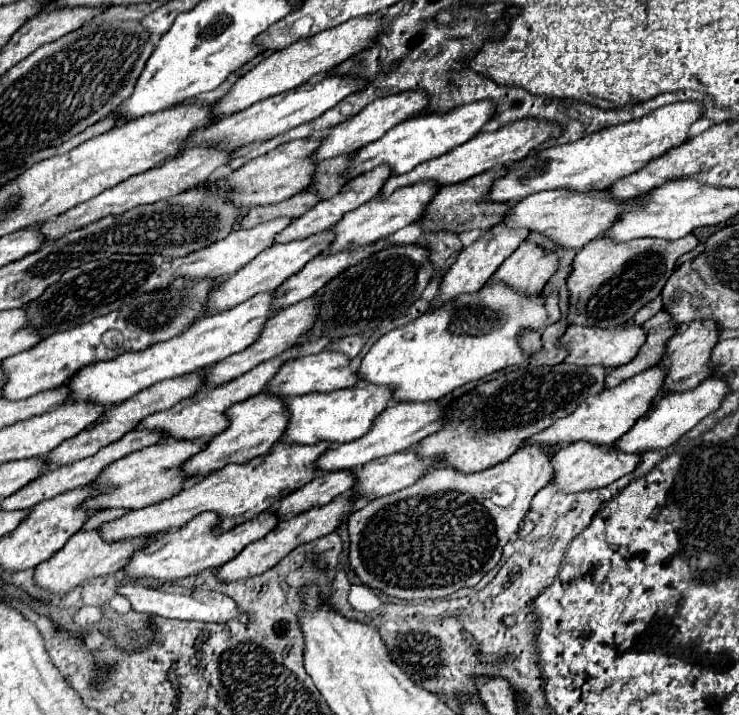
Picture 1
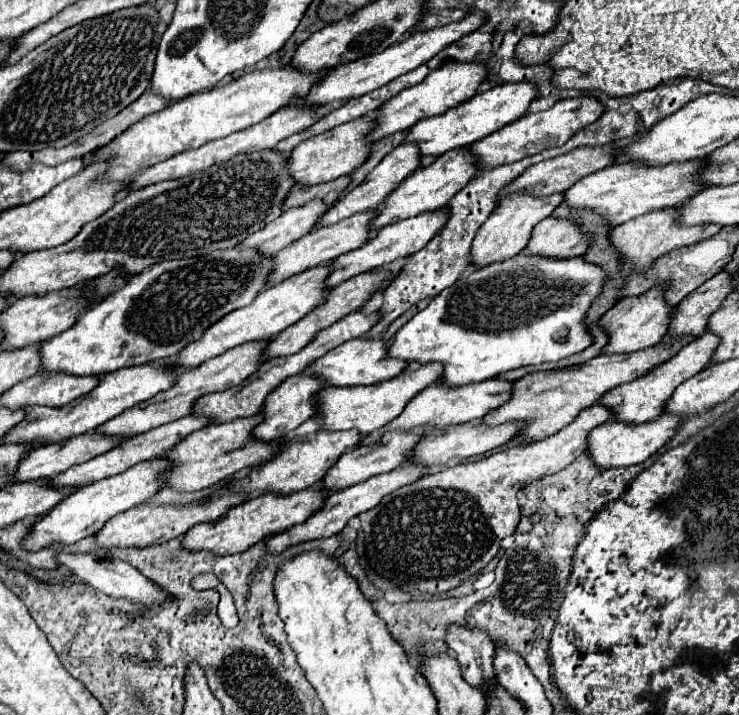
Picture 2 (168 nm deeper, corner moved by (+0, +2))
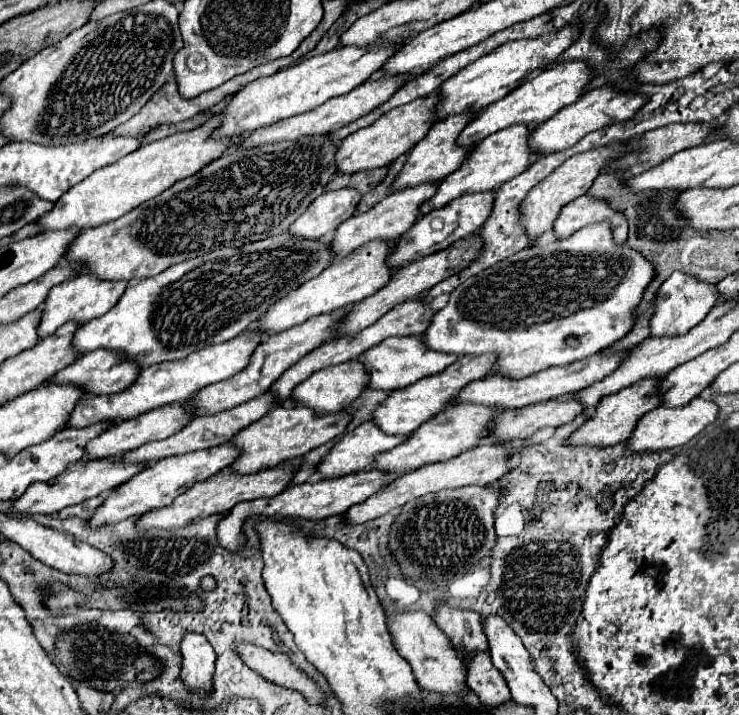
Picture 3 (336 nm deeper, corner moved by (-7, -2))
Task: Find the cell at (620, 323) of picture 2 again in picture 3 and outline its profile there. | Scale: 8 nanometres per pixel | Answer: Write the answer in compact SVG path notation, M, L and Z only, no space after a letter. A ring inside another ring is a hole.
M674 272L658 292L656 312L650 320L650 332L652 336L686 334L708 316L708 310L712 310L712 306L716 306L716 284L706 284L684 272Z

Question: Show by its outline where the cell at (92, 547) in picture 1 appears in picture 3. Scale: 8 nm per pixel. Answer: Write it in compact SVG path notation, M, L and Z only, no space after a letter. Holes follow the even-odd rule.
M294 458L288 462L282 462L274 468L264 468L256 474L234 474L230 470L218 472L214 476L210 476L204 482L198 482L194 486L190 486L184 494L180 494L170 506L160 508L160 510L152 510L144 516L140 516L138 520L138 528L140 530L148 530L148 528L164 528L164 530L174 530L180 526L188 526L194 524L210 514L220 514L220 512L230 512L238 502L246 502L246 500L256 500L256 498L264 498L264 496L276 496L280 494L290 482L294 472L298 470L302 458Z

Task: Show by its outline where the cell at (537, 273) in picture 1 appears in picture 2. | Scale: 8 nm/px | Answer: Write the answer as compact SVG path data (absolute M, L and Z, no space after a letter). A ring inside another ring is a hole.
M545 218L533 228L523 254L547 258L577 258L585 252L587 242L589 238L583 236L573 222Z

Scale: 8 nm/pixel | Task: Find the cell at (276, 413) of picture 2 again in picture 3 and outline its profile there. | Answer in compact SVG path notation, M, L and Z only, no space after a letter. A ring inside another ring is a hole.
M350 360L314 372L310 378L306 378L302 384L294 388L292 398L302 406L314 408L318 414L330 414L350 406L350 402L354 402L366 390L366 386L368 386L368 374L364 374L364 366L360 366L358 360Z

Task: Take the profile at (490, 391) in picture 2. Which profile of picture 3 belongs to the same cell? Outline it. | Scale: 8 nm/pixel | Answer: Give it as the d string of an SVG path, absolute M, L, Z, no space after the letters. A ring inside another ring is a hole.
M620 350L620 352L598 352L594 356L588 356L584 360L572 362L568 366L560 366L560 368L548 368L536 374L530 374L526 378L508 378L504 374L488 374L488 378L478 380L468 384L462 392L460 398L454 400L454 404L460 402L474 402L474 404L486 404L486 406L504 406L504 408L522 408L522 406L530 406L530 404L538 404L538 402L546 402L552 398L560 398L566 394L574 394L576 390L588 388L594 382L598 382L600 378L606 378L608 374L612 374L612 370L616 370L616 366L620 366L620 358L624 358L624 354L628 354L628 350Z

